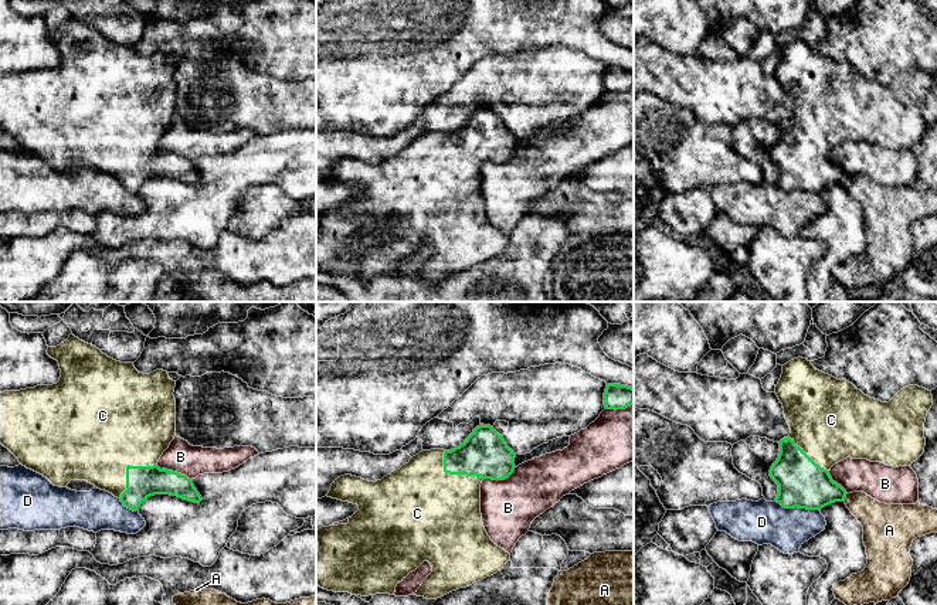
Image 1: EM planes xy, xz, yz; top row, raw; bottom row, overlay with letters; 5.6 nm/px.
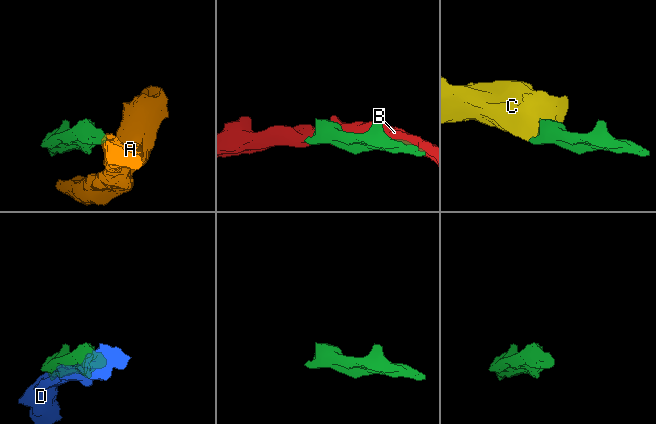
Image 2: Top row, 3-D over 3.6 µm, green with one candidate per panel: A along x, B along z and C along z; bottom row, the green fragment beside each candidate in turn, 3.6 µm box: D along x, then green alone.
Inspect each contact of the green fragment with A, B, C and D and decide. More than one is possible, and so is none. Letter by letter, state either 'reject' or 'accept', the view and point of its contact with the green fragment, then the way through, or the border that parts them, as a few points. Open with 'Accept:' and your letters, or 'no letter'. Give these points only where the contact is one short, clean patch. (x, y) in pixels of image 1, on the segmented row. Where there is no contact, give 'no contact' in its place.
Accept: C
A: reject; meets green in yz at (845, 496); border along yz (848, 493), (842, 500)
B: reject; meets green in xy at (175, 472)
C: accept; meets green in xy at (126, 468)
D: reject; meets green in yz at (797, 506)

